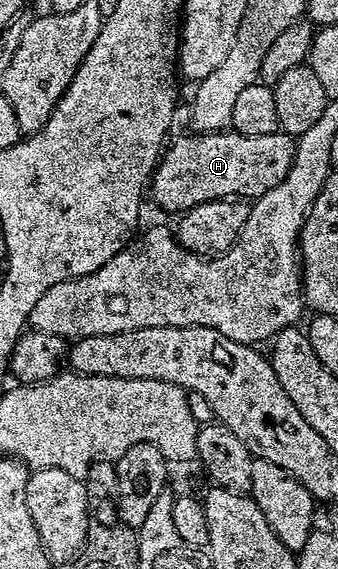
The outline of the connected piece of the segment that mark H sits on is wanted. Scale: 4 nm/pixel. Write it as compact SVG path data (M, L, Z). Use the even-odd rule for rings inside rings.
M234 130L179 136L164 147L149 181L149 196L159 208L182 214L201 202L254 198L273 190L293 162L296 137L286 132L241 134Z

